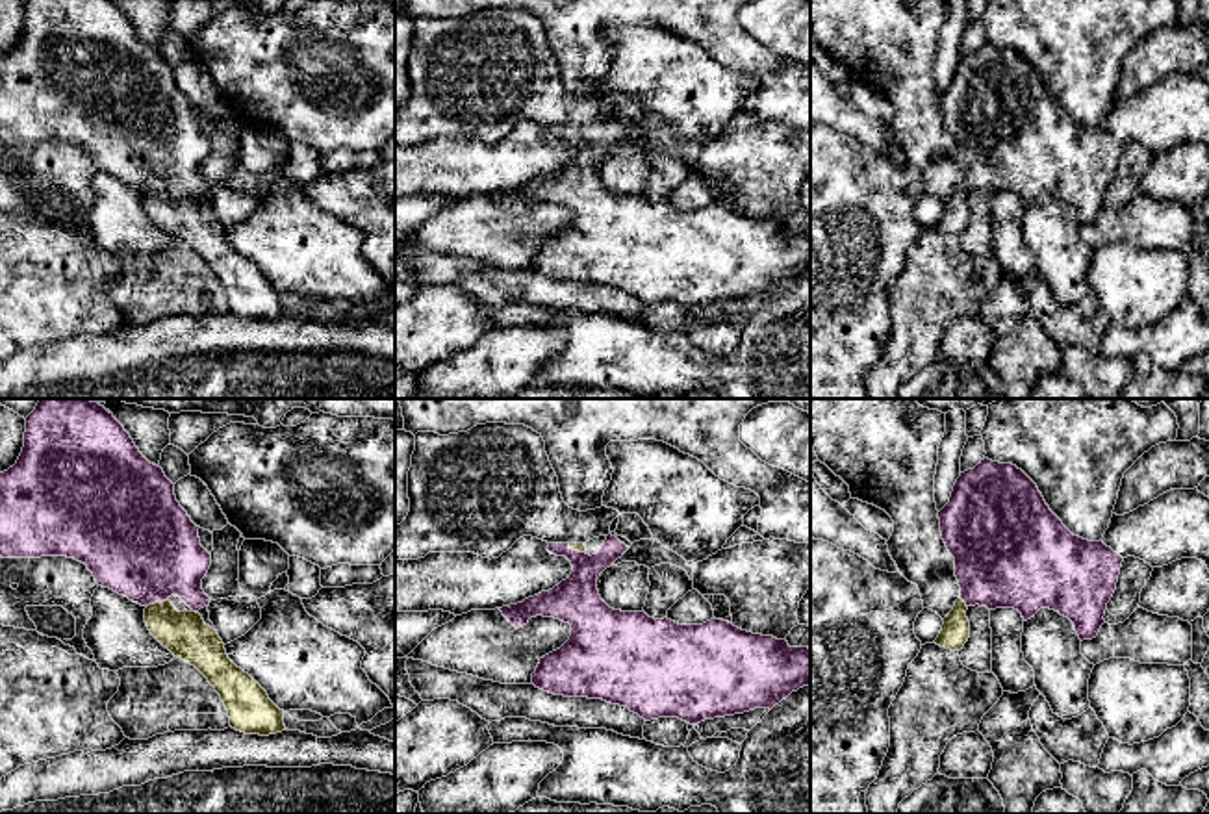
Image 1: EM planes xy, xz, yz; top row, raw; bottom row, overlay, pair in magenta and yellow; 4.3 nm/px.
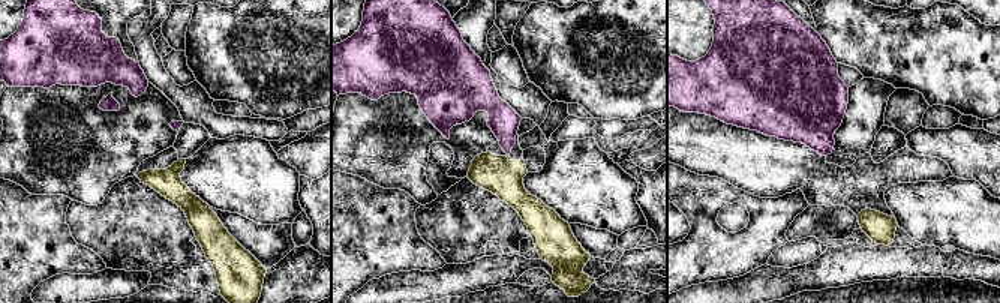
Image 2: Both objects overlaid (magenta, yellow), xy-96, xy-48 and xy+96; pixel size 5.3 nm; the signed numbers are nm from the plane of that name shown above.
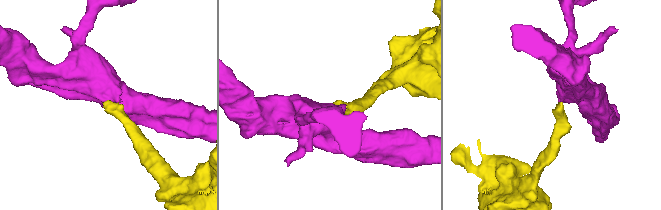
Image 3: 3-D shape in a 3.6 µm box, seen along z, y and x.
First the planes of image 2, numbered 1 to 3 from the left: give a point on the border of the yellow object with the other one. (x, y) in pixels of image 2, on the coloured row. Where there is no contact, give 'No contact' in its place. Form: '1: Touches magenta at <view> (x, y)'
1: No contact
2: No contact
3: No contact

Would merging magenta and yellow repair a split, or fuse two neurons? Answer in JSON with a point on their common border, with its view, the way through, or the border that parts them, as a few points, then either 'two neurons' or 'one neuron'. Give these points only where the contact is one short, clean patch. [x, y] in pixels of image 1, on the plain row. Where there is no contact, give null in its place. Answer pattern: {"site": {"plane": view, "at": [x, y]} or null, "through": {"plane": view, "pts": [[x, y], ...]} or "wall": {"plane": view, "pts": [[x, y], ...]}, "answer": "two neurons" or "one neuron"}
{"site": {"plane": "xy", "at": [156, 186]}, "through": {"plane": "xy", "pts": [[143, 130], [156, 186], [186, 219]]}, "answer": "one neuron"}

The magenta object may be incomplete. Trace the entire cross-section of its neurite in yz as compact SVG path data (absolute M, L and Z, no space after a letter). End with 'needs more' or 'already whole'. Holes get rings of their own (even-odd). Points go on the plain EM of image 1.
M988 43L961 57L949 87L938 96L942 124L955 143L961 180L944 202L936 230L961 235L970 223L970 191L1014 193L1024 206L1040 193L1068 202L1079 224L1098 221L1124 143L1103 126L1074 121L1050 95L1037 69L1016 50Z; needs more

